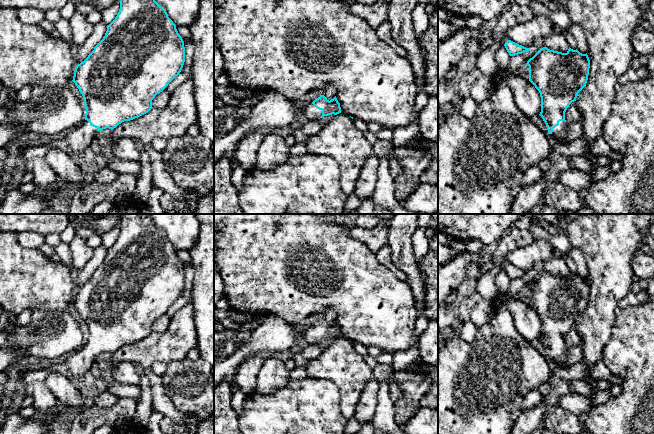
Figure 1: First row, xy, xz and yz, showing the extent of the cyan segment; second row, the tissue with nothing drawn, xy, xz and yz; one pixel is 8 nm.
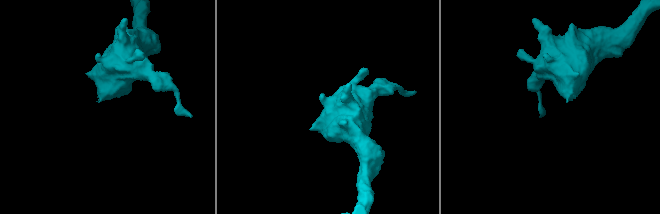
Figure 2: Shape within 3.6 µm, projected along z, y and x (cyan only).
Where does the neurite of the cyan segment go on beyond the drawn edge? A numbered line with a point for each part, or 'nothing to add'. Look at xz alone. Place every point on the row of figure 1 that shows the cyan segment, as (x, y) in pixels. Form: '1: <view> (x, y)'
1: xz (309, 110)

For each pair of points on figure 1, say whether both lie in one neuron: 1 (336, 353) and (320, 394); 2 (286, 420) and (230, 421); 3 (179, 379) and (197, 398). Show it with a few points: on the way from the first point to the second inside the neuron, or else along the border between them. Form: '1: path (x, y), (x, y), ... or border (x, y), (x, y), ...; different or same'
1: border (308, 377), (330, 380), (338, 389), (340, 399); different
2: border (237, 416), (238, 423); different
3: path (184, 384), (193, 393); same

